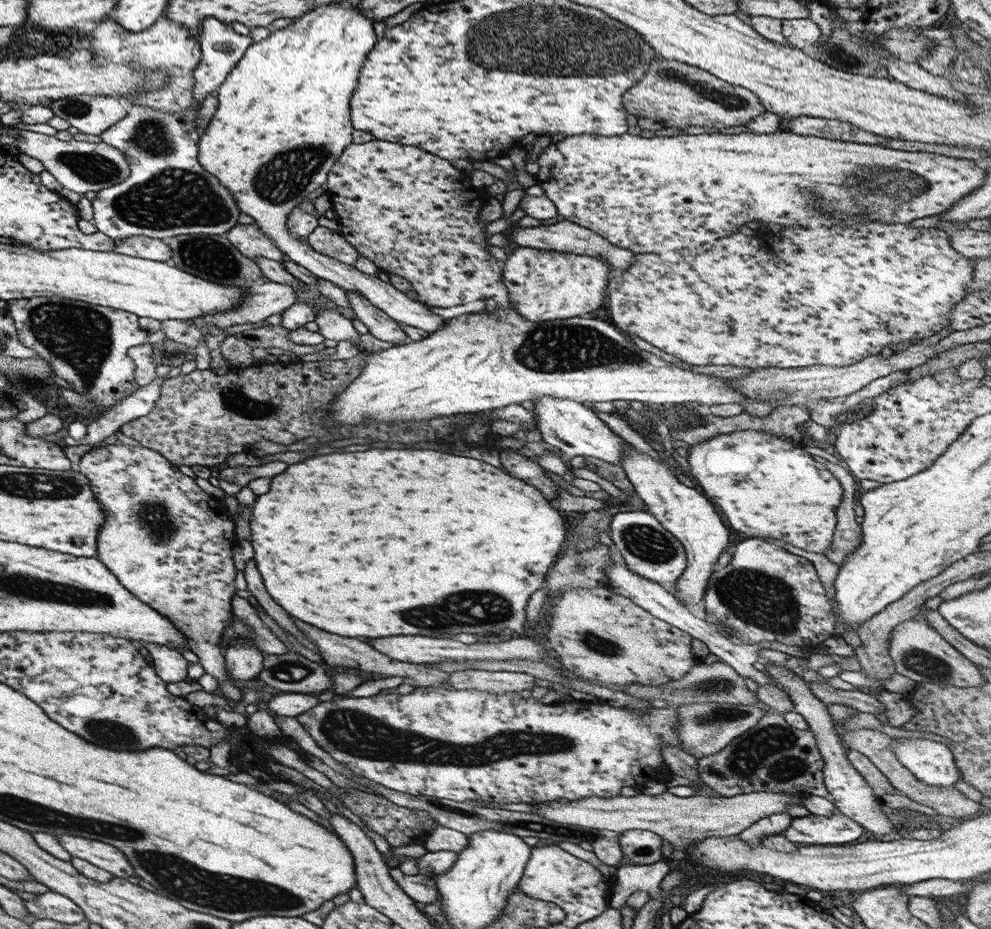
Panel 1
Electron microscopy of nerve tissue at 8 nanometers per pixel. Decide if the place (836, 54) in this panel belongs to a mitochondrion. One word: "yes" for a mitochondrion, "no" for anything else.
yes

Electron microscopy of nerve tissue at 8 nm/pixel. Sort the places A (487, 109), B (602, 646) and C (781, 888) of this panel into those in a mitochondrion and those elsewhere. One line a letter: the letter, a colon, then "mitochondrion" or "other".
A: other
B: mitochondrion
C: other

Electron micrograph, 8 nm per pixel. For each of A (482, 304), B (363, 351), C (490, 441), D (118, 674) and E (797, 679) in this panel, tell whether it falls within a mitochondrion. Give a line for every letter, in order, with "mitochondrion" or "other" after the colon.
A: other
B: other
C: other
D: other
E: other

